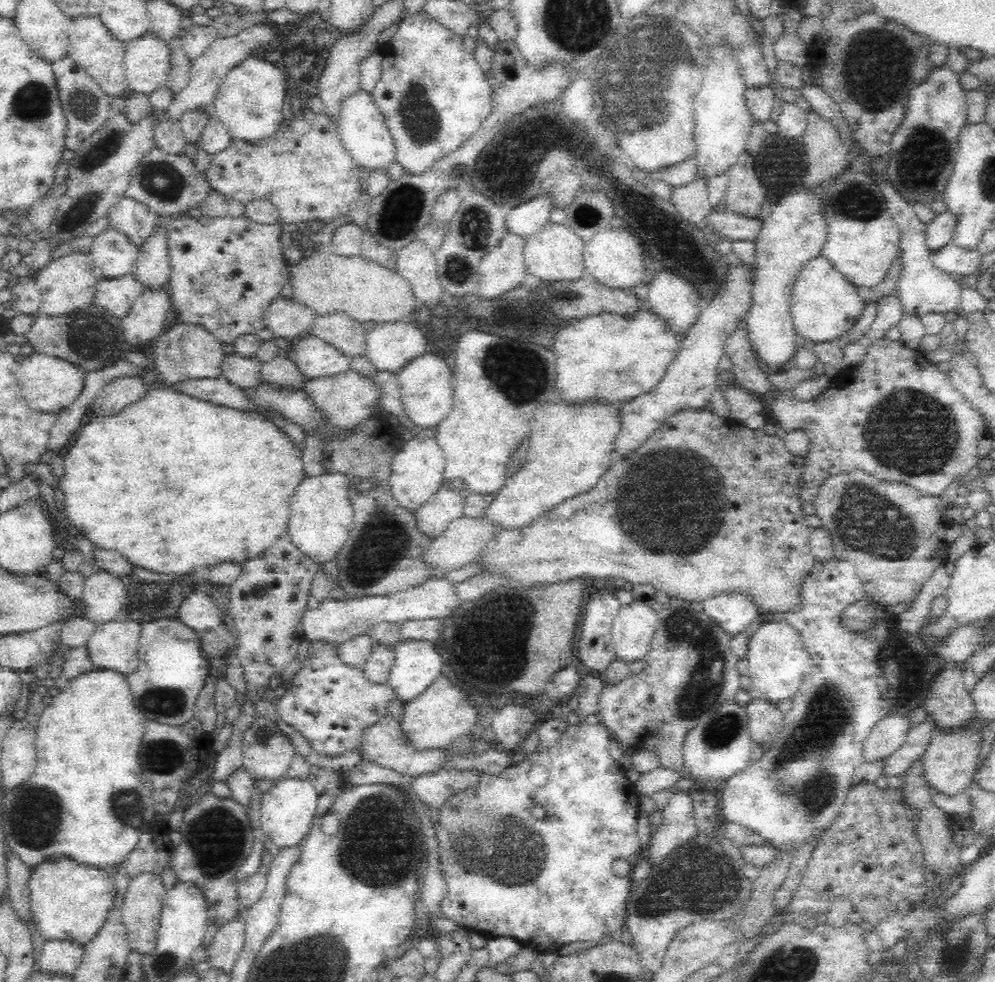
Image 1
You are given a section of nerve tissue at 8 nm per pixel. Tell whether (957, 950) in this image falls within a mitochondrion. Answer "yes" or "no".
yes

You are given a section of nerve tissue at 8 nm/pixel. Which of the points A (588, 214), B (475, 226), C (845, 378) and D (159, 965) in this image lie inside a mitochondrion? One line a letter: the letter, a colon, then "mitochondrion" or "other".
A: mitochondrion
B: mitochondrion
C: other
D: mitochondrion

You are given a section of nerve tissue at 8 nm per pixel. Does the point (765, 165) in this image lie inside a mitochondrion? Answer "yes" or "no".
no

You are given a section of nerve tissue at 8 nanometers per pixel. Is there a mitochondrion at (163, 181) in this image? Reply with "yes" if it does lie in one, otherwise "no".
yes

